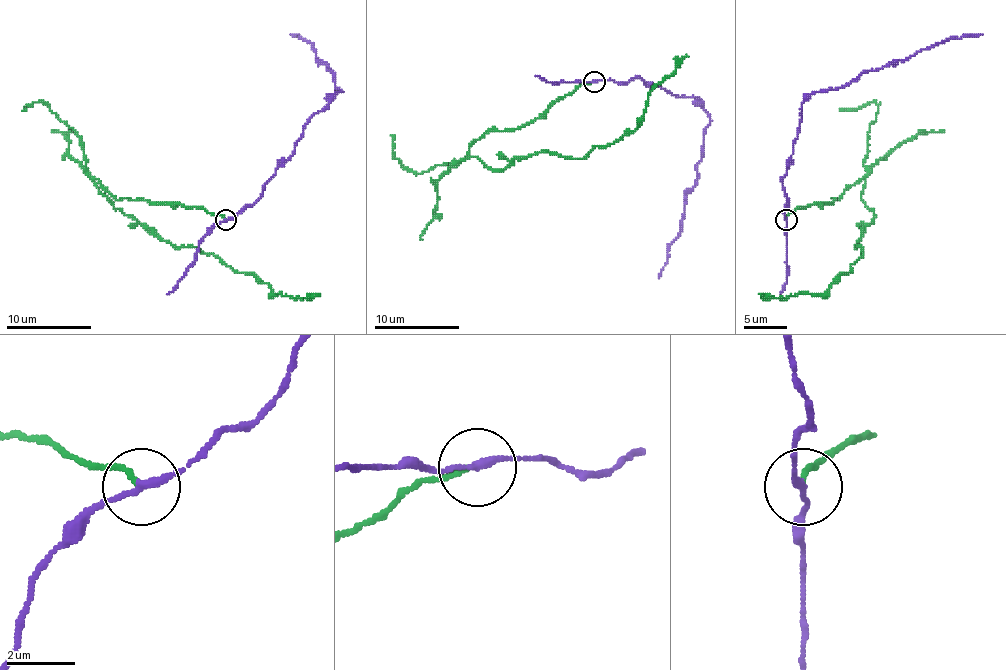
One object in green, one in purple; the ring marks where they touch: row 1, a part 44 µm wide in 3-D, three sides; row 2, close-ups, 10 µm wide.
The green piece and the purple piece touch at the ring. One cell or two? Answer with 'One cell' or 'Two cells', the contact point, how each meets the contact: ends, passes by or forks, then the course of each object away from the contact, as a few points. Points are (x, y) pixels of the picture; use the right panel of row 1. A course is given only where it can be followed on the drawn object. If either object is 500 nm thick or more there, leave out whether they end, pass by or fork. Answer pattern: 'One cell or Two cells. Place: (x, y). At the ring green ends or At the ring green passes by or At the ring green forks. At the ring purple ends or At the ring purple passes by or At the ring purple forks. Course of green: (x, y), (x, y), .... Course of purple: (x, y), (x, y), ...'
Two cells. Place: (786, 220). At the ring green ends. At the ring purple passes by. Course of green: (786, 219), (865, 181), (861, 200), (874, 219), (848, 272), (823, 294), (759, 294). Course of purple: (786, 219), (782, 177), (793, 153), (801, 104), (818, 91), (844, 87), (863, 72), (950, 38), (982, 34)

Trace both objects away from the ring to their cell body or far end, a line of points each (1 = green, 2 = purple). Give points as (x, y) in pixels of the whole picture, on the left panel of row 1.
1: (226, 219), (203, 209), (115, 200), (94, 181), (107, 200), (173, 245), (213, 253), (273, 294), (318, 294)
2: (226, 219), (254, 204), (292, 153), (303, 126), (341, 89), (313, 47), (290, 34)

